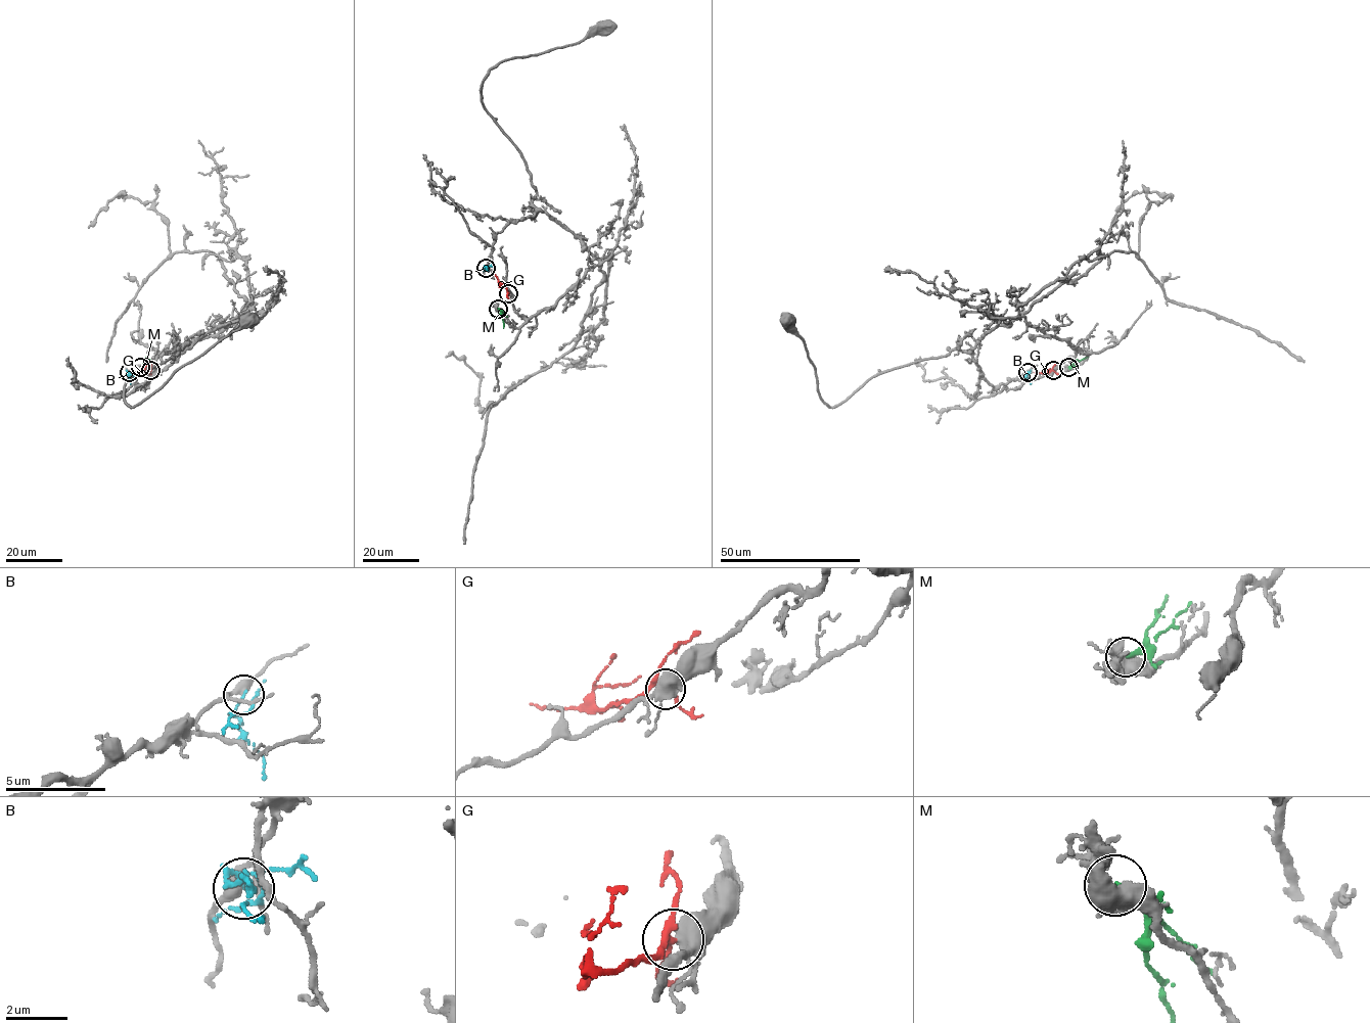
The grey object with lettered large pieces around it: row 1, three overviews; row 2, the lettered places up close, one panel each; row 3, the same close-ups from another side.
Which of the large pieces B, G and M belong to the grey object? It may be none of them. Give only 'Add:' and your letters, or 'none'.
Add: G

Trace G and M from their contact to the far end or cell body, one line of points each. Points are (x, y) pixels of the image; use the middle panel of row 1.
G: (508, 293), (495, 274)
M: (498, 309), (503, 327)

